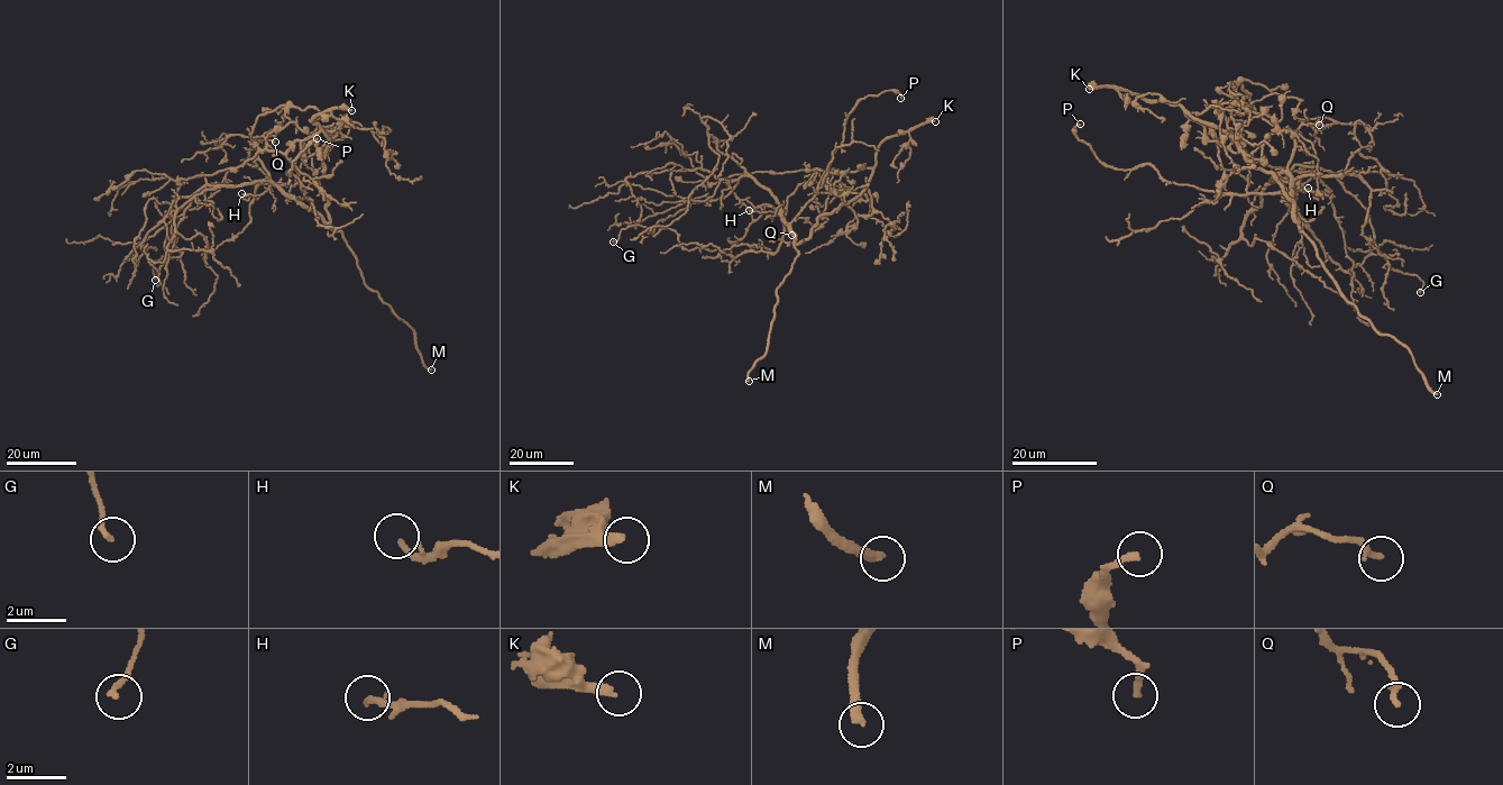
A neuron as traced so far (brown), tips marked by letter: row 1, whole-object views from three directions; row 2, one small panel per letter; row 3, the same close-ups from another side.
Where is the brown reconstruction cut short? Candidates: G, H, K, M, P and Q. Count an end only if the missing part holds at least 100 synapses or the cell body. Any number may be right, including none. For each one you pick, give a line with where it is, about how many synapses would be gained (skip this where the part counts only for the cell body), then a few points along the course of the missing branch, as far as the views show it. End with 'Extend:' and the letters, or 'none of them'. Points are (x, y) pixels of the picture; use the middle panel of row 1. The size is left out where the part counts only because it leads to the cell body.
K: place (935, 121); 350 synapses
M: place (749, 381); course (749, 381), (758, 401), (763, 403)
Extend: K, M

